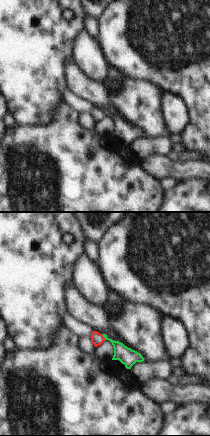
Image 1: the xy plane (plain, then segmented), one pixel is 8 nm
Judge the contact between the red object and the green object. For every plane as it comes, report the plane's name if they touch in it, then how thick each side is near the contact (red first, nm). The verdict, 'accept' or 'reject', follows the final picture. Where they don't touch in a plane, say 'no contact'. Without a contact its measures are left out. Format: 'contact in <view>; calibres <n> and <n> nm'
contact in xy; calibres 100 and 140 nm

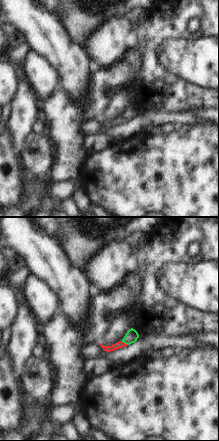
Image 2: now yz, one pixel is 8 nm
contact in yz; calibres 60 and 100 nm

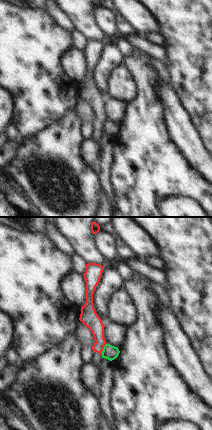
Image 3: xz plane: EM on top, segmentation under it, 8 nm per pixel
contact in xz; calibres 130 and 120 nm

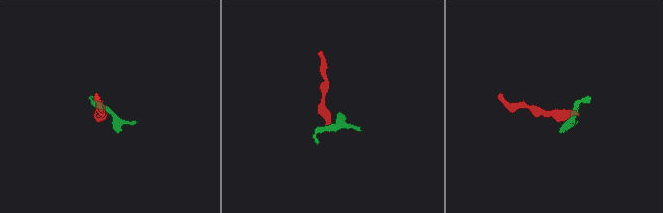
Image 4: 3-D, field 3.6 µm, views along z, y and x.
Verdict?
reject

